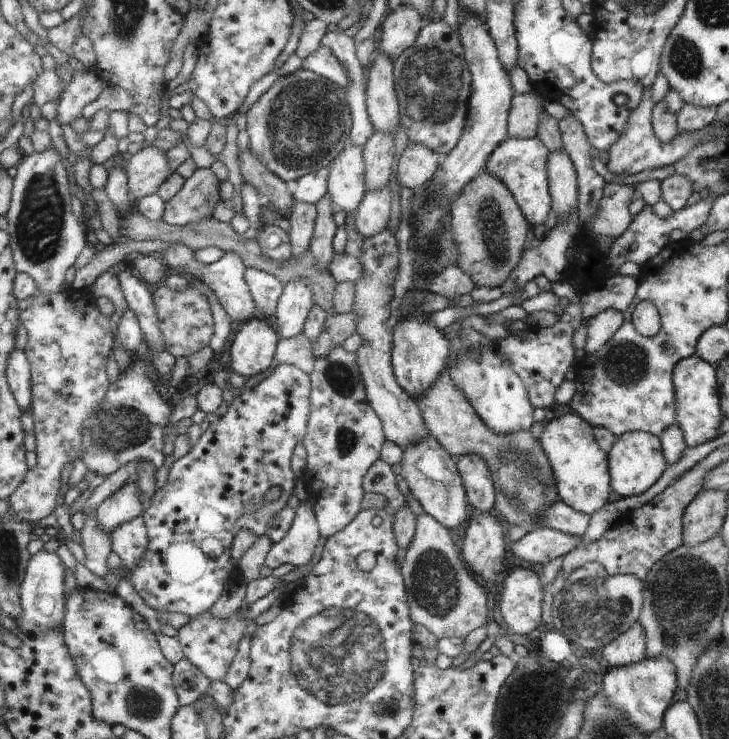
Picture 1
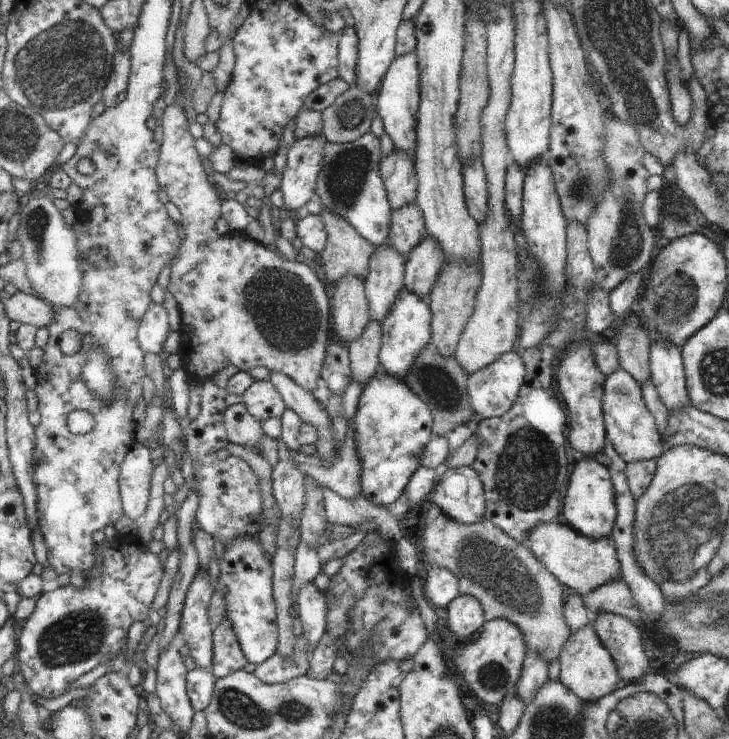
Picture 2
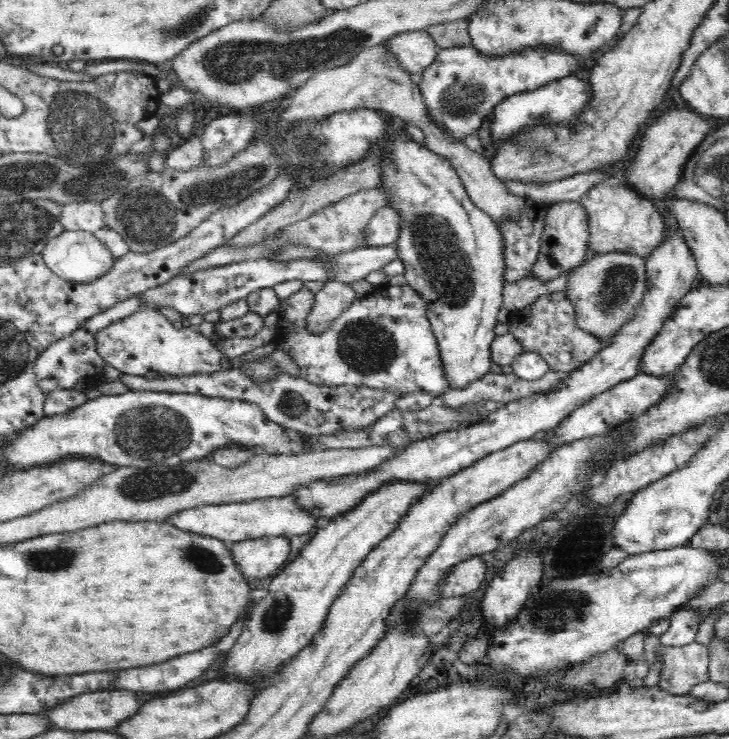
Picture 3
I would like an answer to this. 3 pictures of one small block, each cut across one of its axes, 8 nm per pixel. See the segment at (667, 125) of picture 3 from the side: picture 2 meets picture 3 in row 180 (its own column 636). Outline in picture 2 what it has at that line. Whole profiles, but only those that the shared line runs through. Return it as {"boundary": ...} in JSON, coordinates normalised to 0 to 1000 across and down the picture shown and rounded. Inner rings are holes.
{"boundary":[[[822,829],[808,842],[809,848],[815,853],[823,870],[835,884],[841,899],[844,900],[846,915],[852,926],[861,926],[867,920],[881,916],[885,911],[892,912],[890,894],[879,874],[879,851],[870,846],[857,835],[850,835],[838,829]]]}

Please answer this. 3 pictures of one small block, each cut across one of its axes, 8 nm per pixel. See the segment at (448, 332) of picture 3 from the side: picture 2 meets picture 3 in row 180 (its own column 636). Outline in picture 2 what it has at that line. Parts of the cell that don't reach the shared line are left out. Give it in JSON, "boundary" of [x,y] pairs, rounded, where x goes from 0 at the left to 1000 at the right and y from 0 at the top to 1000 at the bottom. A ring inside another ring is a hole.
{"boundary":[[[855,499],[829,509],[824,535],[826,564],[831,594],[857,628],[898,622],[911,610],[908,590],[903,586],[897,566],[883,548],[878,522]]]}

